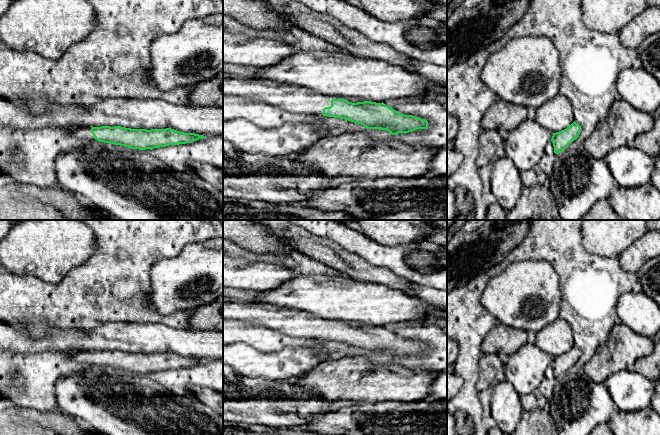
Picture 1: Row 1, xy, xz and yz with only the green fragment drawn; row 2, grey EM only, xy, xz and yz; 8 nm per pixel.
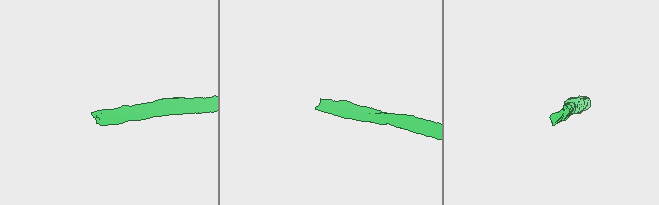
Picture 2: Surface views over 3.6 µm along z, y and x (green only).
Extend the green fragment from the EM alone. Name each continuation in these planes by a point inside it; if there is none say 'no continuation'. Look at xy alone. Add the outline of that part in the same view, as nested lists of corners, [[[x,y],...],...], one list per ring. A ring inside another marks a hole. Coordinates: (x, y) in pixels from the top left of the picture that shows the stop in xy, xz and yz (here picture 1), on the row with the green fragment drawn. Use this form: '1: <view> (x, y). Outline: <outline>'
1: xy (82, 133). Outline: [[[79,127],[70,132],[71,136],[74,136],[82,141],[94,141],[95,137],[91,133],[91,128]]]

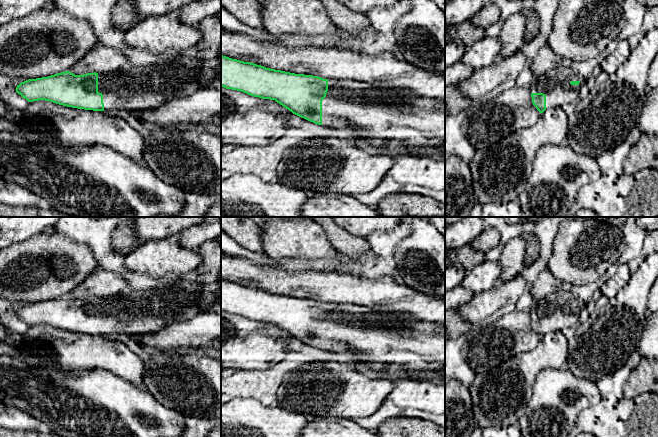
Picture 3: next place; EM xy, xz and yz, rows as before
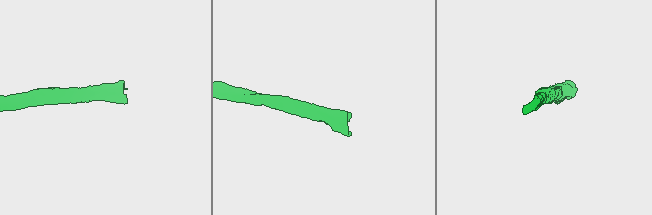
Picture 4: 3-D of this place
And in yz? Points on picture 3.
1: yz (555, 83). Outline: [[[559,65],[541,75],[533,76],[530,92],[546,95],[546,109],[562,107],[578,98],[580,86],[571,85],[571,81],[580,81],[578,74],[571,67]]]

